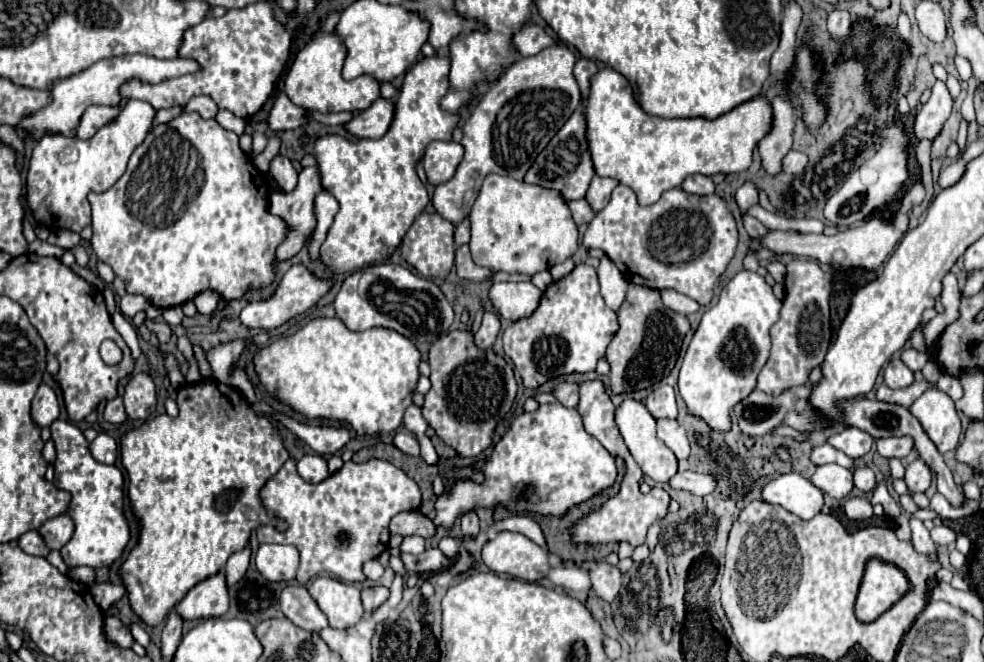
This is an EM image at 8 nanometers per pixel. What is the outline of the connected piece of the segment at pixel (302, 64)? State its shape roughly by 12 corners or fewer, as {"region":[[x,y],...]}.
{"region":[[316,32],[286,74],[308,112],[360,112],[380,98],[374,76],[342,78],[346,46]]}

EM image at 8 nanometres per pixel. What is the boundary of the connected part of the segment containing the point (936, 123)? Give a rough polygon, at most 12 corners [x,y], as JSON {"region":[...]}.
{"region":[[936,80],[914,124],[918,140],[936,138],[952,110],[952,96]]}

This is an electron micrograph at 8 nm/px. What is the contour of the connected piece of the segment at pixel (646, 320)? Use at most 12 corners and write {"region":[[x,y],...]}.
{"region":[[630,284],[606,350],[612,392],[674,368],[690,330],[658,290]]}

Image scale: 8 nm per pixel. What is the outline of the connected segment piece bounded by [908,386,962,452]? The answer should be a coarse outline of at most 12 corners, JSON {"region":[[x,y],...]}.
{"region":[[932,386],[908,410],[940,452],[962,426],[948,394]]}

